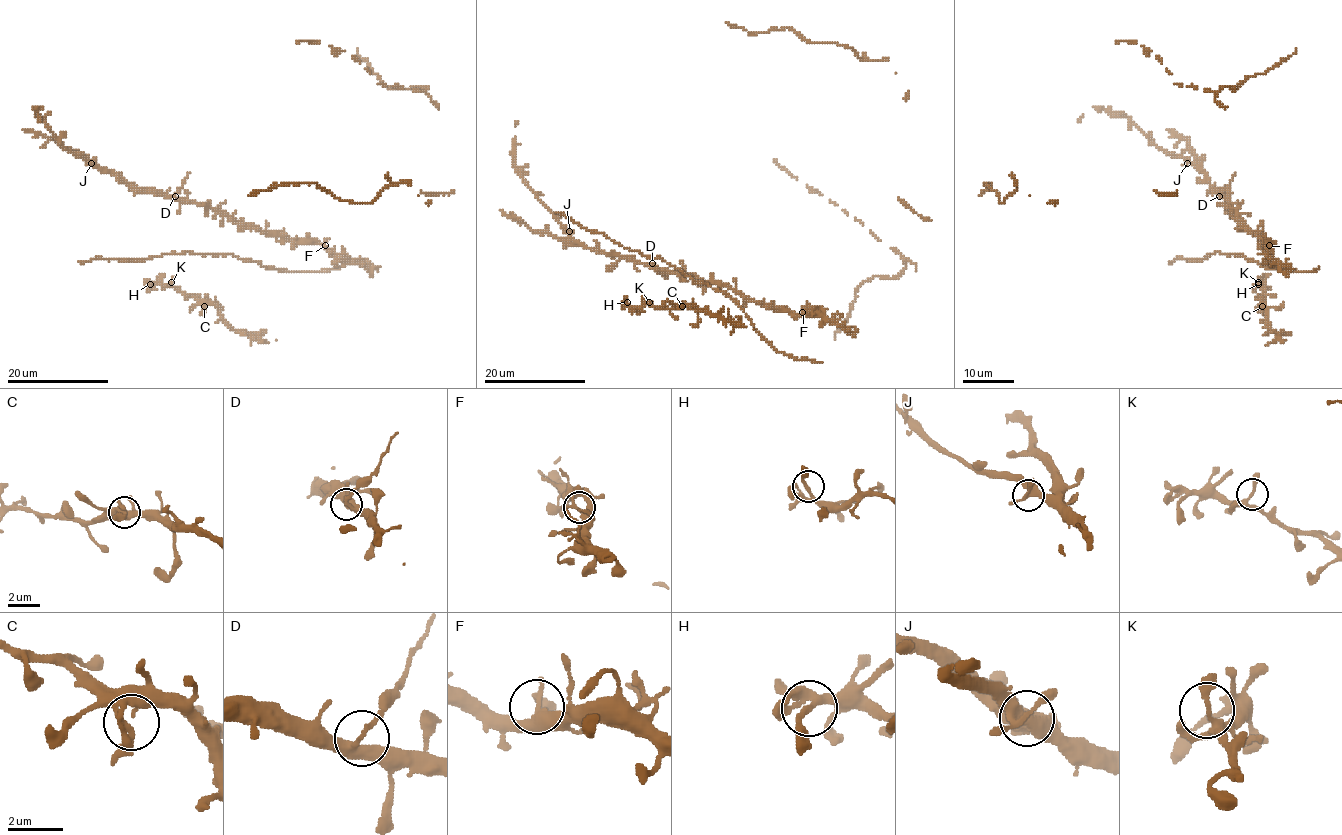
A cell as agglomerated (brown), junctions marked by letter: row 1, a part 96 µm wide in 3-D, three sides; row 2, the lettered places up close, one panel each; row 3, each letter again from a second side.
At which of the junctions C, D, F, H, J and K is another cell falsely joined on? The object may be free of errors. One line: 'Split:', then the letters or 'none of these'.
Split: D

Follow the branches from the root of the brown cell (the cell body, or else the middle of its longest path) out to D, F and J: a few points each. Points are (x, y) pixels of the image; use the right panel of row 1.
D: (1269, 258), (1275, 262), (1271, 258), (1271, 244), (1243, 226), (1227, 201), (1219, 196)
F: (1269, 258), (1275, 262), (1269, 245)
J: (1269, 258), (1275, 262), (1271, 258), (1271, 244), (1243, 226), (1227, 201), (1210, 187), (1206, 176), (1187, 163)

